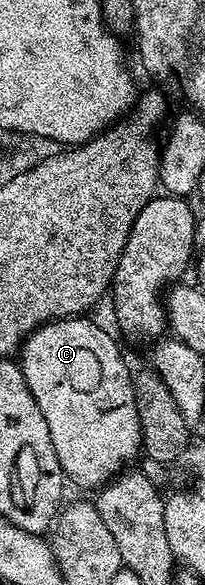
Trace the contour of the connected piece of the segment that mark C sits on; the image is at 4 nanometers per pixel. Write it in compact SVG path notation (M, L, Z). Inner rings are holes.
M90 316L45 322L22 343L20 365L36 404L40 404L48 432L52 432L52 448L56 448L60 468L69 481L71 478L78 486L101 488L133 463L130 461L142 450L142 429L136 412L132 370L126 367L121 348L104 327L97 326Z

